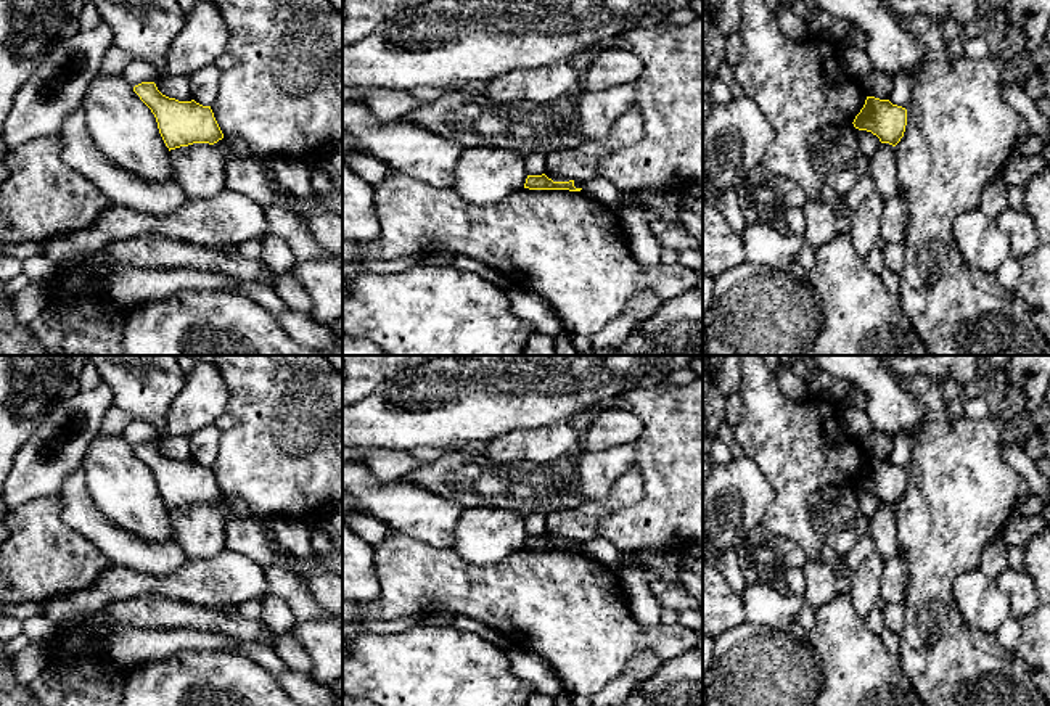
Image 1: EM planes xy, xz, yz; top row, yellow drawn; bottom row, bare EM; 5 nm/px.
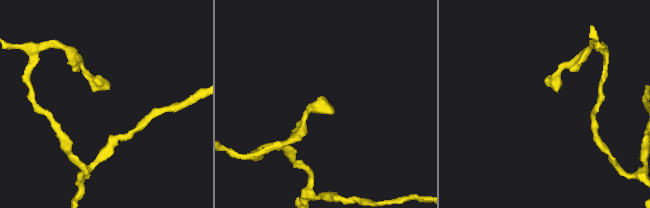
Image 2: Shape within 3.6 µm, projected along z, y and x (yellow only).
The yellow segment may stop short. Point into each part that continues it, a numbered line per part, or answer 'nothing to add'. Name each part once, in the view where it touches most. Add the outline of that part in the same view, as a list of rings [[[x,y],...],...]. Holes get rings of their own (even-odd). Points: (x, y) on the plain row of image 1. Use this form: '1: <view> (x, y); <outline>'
nothing to add

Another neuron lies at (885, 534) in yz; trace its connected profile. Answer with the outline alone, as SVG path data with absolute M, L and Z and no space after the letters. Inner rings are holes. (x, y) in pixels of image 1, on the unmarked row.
M881 503L876 513L870 518L868 534L872 536L875 552L886 560L902 555L899 529L896 526L896 507Z

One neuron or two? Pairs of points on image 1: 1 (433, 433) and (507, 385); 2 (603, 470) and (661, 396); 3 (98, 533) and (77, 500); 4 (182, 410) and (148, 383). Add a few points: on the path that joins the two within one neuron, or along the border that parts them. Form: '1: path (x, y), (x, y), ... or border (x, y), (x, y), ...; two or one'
1: path (451, 415), (467, 399), (489, 394); one
2: path (626, 459), (661, 426), (661, 418); one
3: path (92, 525), (77, 508); one
4: border (187, 375), (185, 386), (168, 412), (161, 436); two

